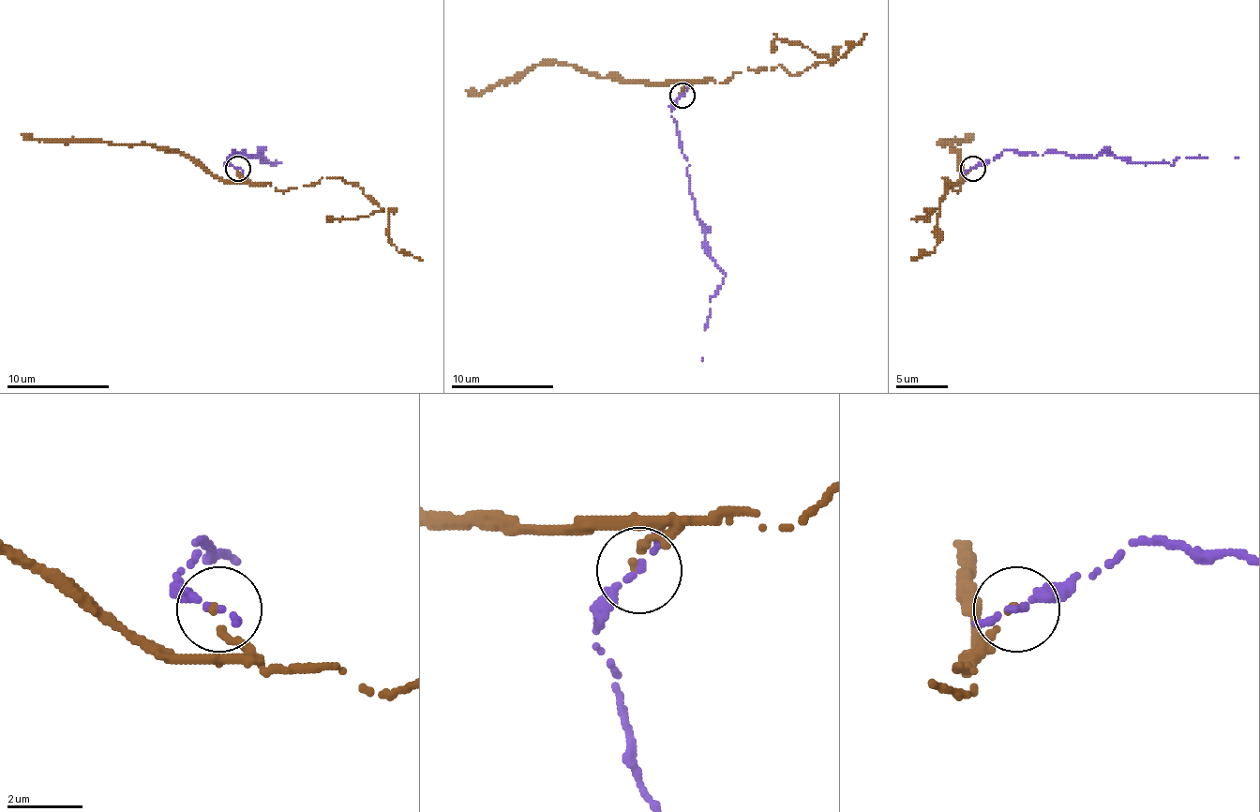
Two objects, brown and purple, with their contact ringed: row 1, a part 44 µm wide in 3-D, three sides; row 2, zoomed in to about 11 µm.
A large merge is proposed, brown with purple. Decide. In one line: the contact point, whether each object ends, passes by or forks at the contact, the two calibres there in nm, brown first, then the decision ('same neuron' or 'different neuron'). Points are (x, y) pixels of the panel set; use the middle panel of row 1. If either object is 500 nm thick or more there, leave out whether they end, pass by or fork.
(682, 95) | brown ends | purple ends | 170/240 nm | different neuron

